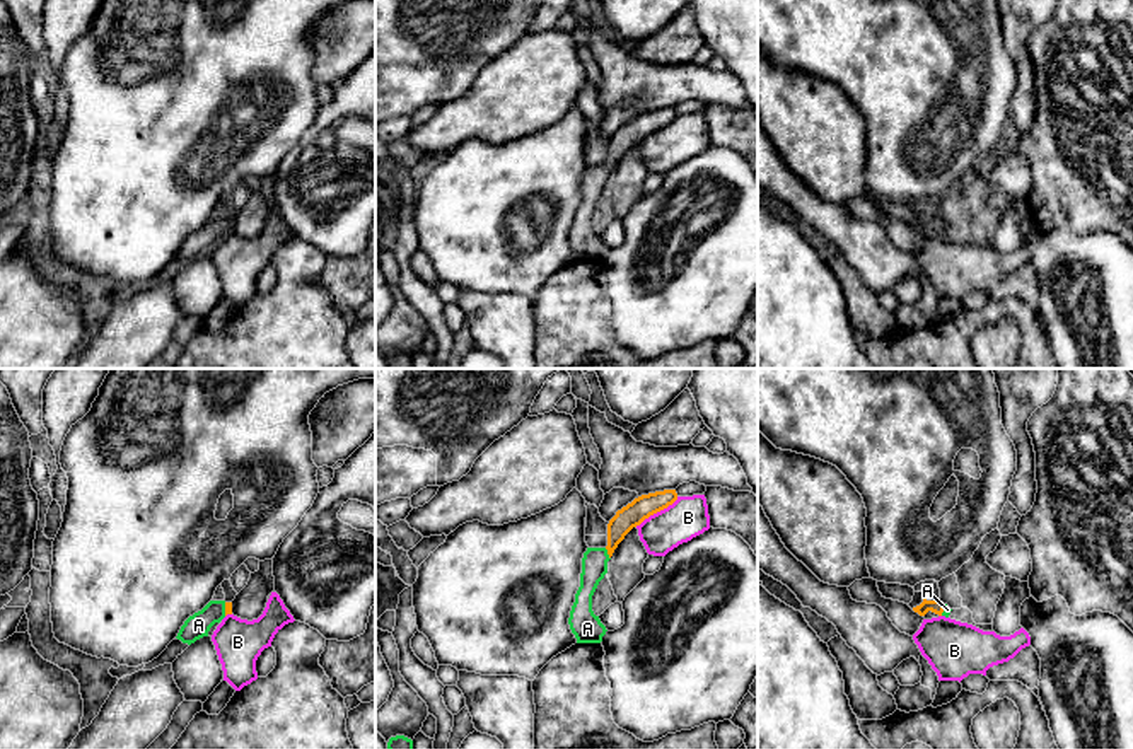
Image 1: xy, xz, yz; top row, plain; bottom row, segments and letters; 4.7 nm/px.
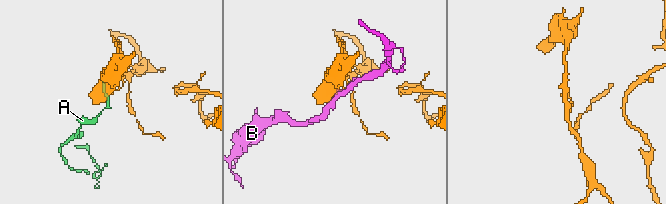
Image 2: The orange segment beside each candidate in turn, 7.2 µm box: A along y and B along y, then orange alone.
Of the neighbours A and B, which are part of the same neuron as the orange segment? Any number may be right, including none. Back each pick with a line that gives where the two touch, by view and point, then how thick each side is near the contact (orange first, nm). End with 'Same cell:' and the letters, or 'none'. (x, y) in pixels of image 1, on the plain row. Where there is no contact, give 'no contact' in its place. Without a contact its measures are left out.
A: xz (608, 171) | 110/130 nm
Same cell: A

